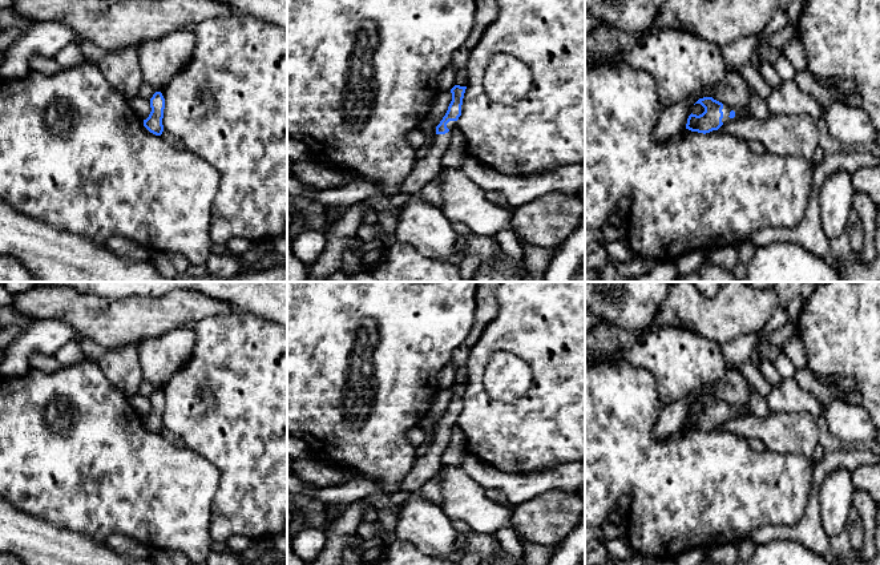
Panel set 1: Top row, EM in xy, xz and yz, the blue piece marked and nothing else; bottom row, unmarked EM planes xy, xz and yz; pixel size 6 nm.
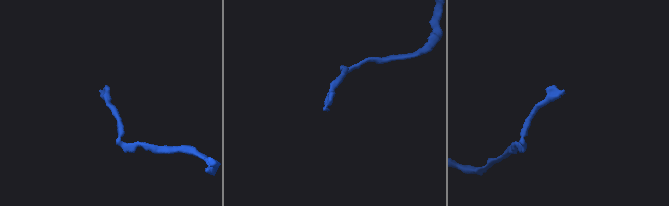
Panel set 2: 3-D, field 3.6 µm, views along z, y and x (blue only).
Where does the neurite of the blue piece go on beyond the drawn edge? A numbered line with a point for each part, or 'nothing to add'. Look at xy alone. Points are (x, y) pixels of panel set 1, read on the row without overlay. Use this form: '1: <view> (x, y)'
nothing to add

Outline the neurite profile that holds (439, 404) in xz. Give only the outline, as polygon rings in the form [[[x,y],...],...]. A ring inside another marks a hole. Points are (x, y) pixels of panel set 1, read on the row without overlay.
[[[451,388],[440,390],[436,394],[435,399],[431,401],[431,407],[423,420],[429,420],[437,424],[443,415],[445,413],[451,399],[452,399]]]

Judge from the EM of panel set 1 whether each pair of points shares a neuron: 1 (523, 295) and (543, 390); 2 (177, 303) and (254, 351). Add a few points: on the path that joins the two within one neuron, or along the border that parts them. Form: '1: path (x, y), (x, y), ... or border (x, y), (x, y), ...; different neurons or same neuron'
1: path (539, 319), (543, 323), (543, 366); same neuron
2: border (233, 310), (225, 314), (205, 317), (192, 327); different neurons

